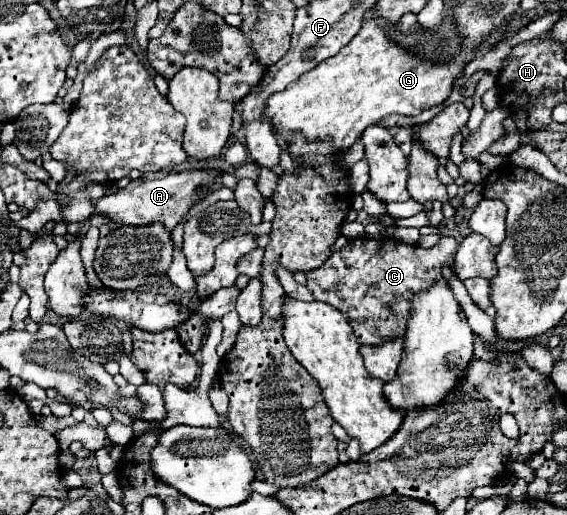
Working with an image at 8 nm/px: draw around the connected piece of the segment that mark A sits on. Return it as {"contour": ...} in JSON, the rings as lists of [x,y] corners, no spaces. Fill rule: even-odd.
{"contour":[[[157,171],[145,173],[141,179],[131,181],[125,189],[115,195],[105,195],[95,203],[95,213],[103,213],[105,217],[113,219],[115,223],[125,225],[147,225],[147,223],[161,223],[171,233],[177,223],[187,215],[187,211],[199,201],[197,189],[207,187],[211,189],[219,171]]]}

